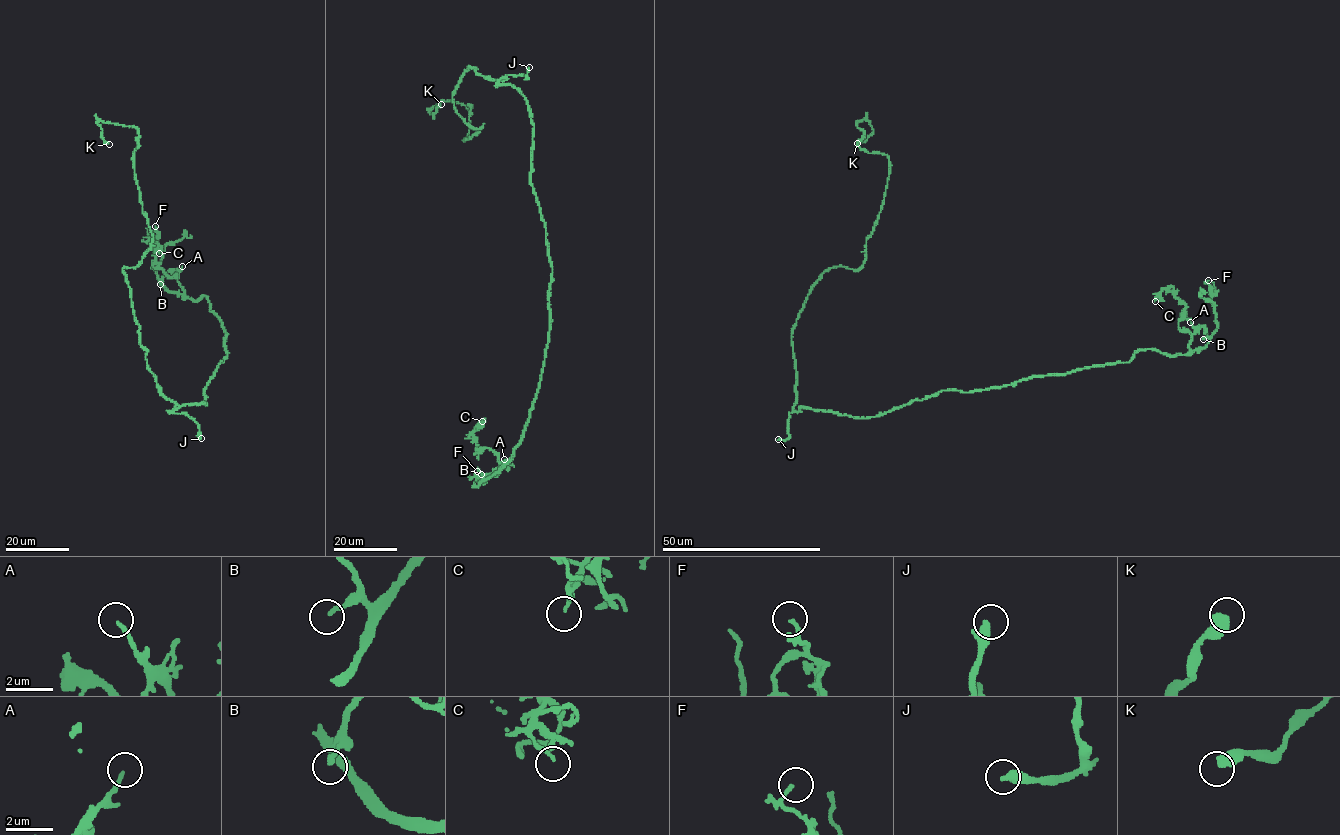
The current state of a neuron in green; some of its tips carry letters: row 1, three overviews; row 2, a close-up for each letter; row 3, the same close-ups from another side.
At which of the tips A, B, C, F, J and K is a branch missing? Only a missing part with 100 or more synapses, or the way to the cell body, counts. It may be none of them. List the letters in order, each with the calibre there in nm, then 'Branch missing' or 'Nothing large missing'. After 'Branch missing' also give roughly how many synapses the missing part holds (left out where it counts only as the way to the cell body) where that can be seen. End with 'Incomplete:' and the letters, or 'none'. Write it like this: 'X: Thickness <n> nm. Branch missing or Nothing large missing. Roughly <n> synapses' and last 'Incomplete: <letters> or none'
A: Thickness 140 nm. Nothing large missing
B: Thickness 160 nm. Nothing large missing
C: Thickness 110 nm. Nothing large missing
F: Thickness 100 nm. Nothing large missing
J: Thickness 440 nm. Branch missing. Roughly 180 synapses
K: Thickness 500 nm. Nothing large missing
Incomplete: J

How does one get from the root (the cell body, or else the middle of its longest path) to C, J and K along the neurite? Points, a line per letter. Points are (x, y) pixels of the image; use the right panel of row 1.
C: (822, 411), (876, 417), (1139, 350), (1188, 354), (1185, 306), (1173, 287), (1155, 301)
J: (822, 411), (800, 406), (797, 411), (789, 413), (788, 437), (778, 439)
K: (822, 411), (793, 410), (792, 331), (825, 271), (866, 258), (890, 161), (859, 147), (865, 118), (857, 143)

